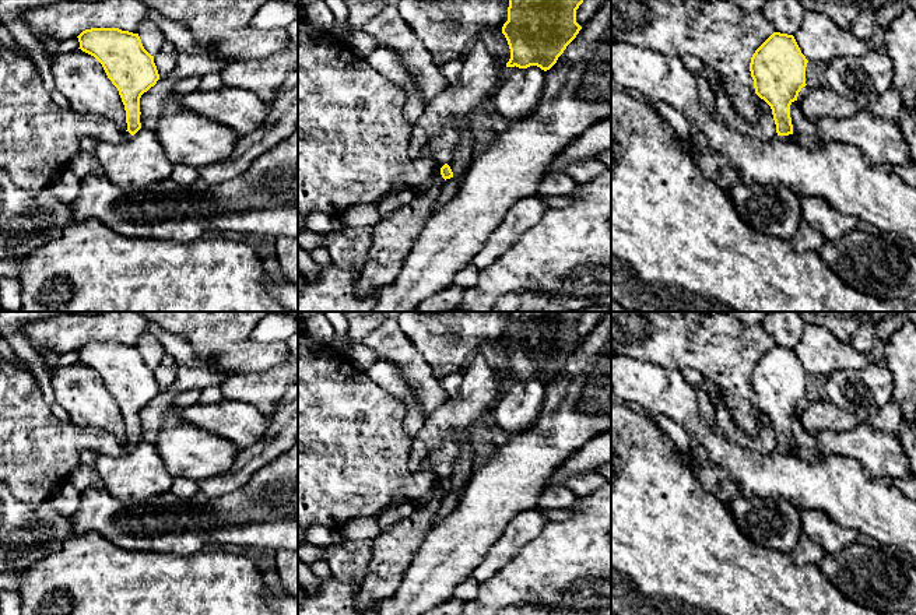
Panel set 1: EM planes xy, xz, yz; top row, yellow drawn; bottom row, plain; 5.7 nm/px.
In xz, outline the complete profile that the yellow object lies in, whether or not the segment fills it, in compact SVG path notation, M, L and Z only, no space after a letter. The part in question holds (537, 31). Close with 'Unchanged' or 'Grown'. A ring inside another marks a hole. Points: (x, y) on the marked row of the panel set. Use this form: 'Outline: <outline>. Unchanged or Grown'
Outline: M509 0L508 21L502 27L510 49L506 67L537 66L550 70L582 29L576 22L576 10L582 3L583 0Z. Unchanged

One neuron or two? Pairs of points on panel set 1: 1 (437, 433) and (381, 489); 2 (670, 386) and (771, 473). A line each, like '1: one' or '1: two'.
1: two
2: one

